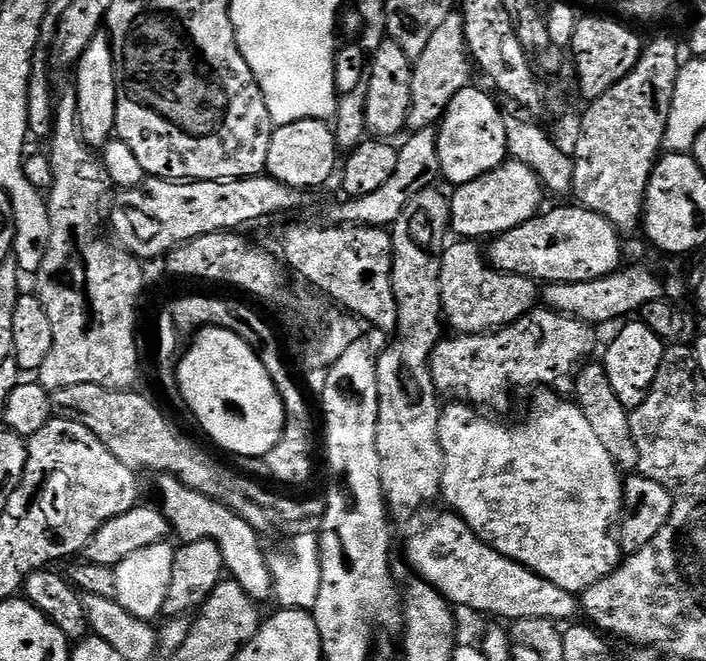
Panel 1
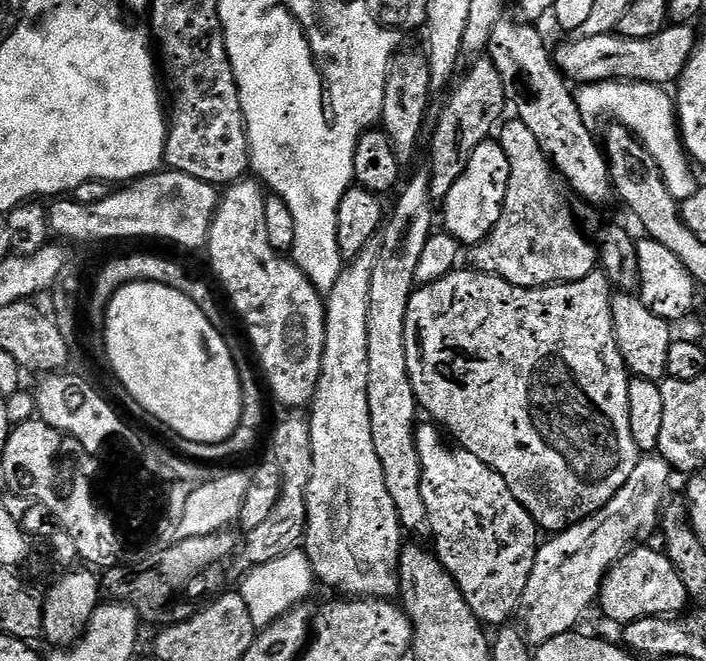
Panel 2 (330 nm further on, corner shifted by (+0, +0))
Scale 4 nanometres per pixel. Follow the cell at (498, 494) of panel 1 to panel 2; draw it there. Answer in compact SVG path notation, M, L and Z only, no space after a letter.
M636 546L625 552L620 561L609 568L604 583L600 586L598 608L601 608L617 626L647 616L668 618L673 614L683 613L689 607L687 604L690 603L690 597L686 586L682 586L682 578L678 578L678 570L674 570L667 555L660 550L655 552L652 548L640 547Z

